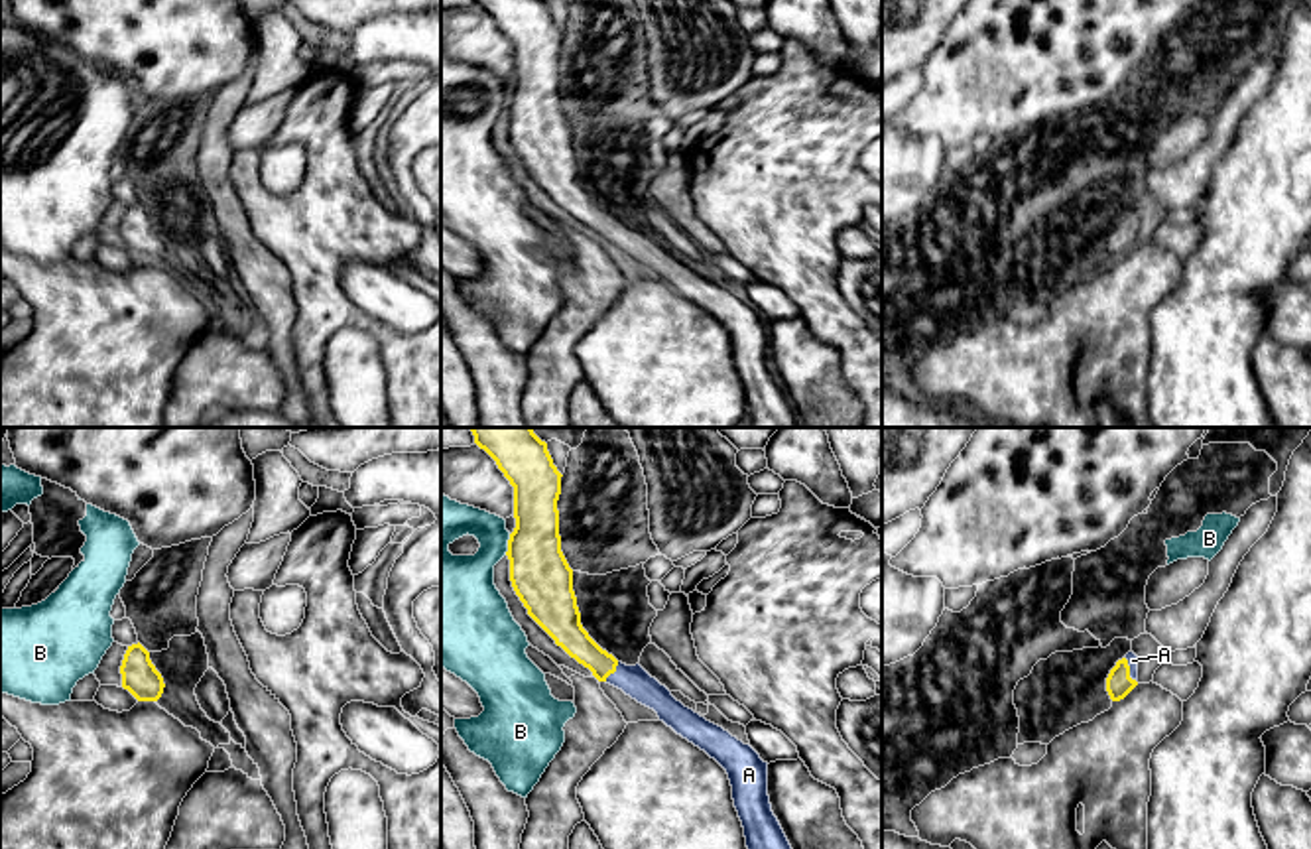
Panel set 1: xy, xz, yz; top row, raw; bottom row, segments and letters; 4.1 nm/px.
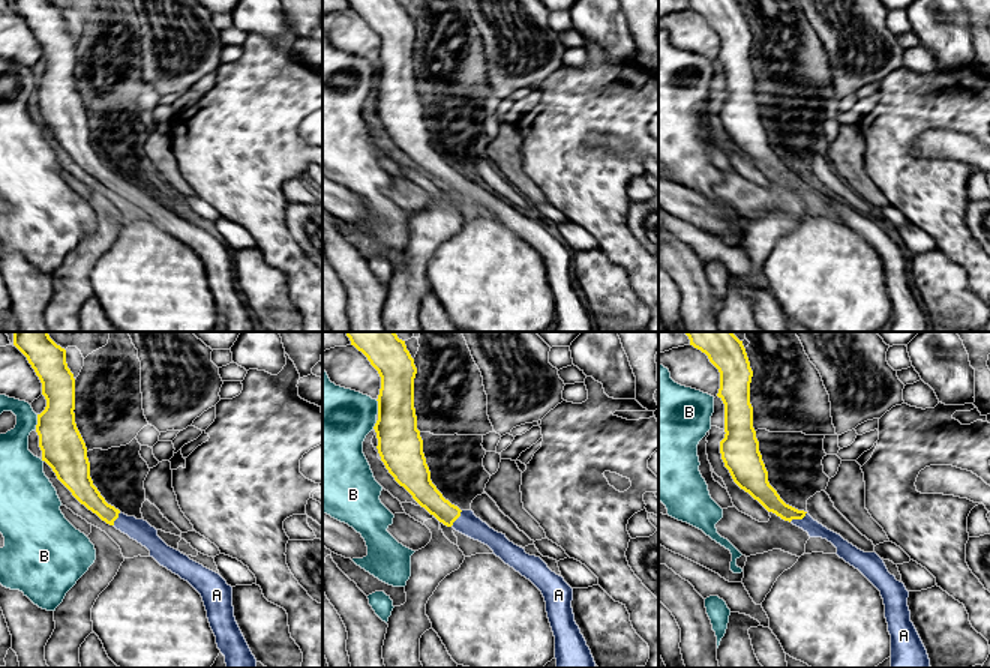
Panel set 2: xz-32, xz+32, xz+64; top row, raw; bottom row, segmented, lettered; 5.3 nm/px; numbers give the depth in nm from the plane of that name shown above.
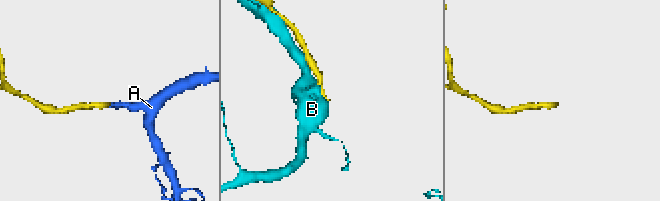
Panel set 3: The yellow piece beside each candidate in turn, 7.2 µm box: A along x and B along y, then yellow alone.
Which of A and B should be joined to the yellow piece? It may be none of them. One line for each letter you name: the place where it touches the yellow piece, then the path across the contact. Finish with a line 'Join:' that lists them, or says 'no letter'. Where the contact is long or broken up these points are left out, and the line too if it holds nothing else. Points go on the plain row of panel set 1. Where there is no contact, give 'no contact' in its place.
A: yz (1128, 229) | across yz (1119, 243), (1128, 229), (1132, 219)
Join: A

